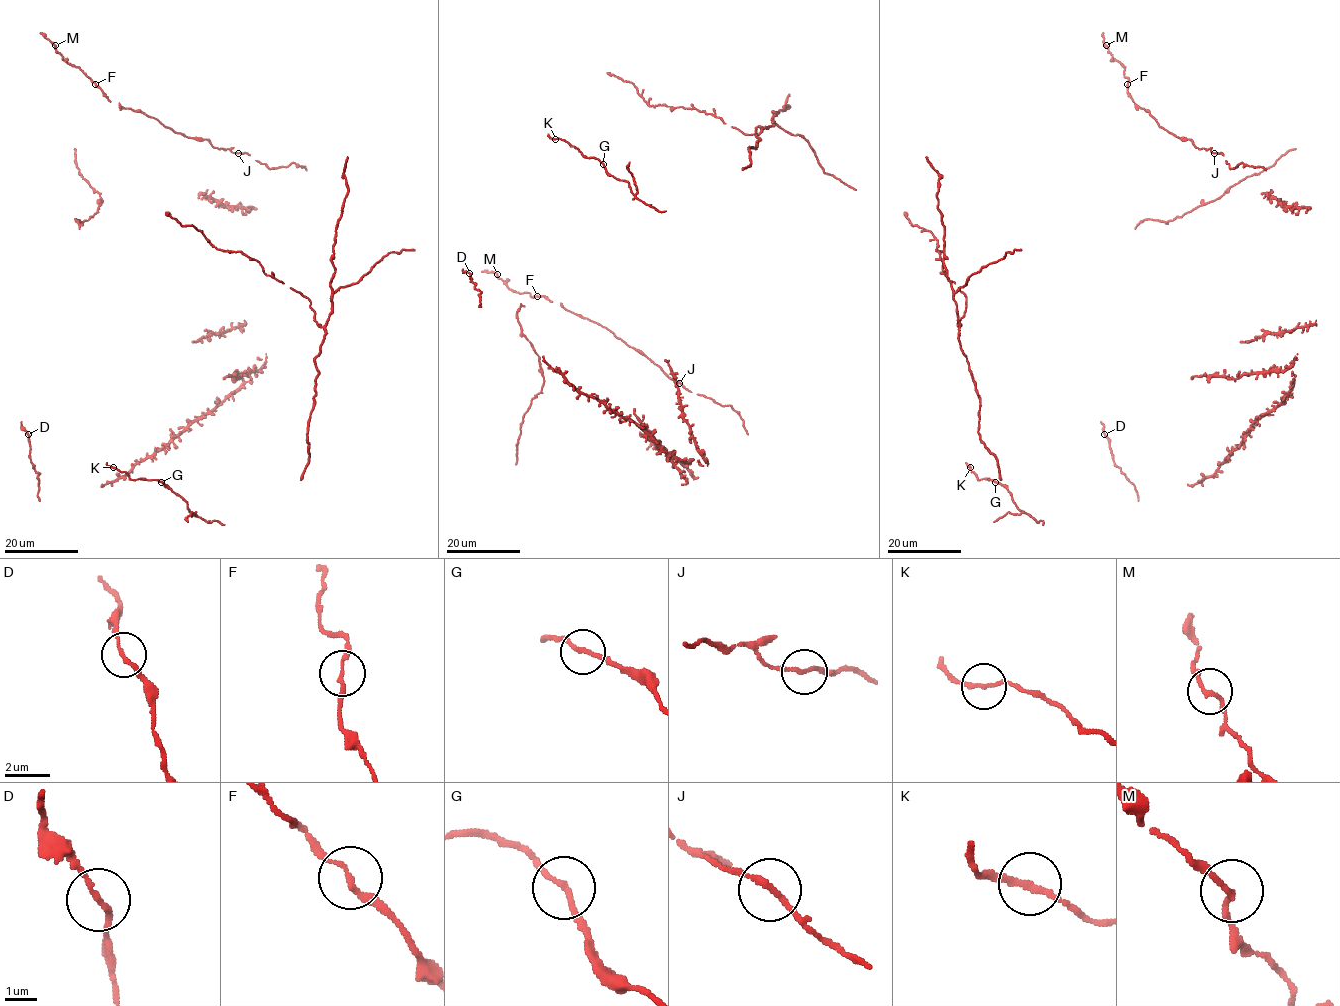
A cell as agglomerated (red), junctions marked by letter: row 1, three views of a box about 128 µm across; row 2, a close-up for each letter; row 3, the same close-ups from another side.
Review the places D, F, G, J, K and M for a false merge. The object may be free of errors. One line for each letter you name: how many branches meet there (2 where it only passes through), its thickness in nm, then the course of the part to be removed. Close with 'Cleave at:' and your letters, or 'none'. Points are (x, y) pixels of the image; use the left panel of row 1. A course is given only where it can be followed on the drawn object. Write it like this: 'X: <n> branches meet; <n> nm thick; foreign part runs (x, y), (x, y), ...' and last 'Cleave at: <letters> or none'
Cleave at: none

